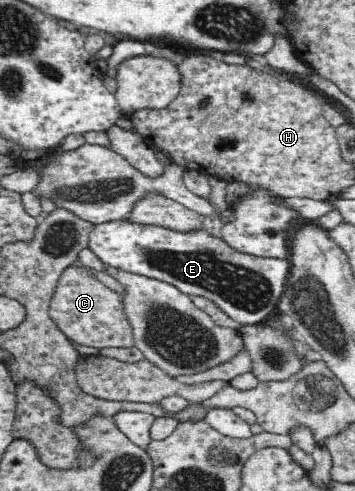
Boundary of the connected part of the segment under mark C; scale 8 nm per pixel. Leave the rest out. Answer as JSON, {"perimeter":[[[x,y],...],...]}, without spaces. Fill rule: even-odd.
{"perimeter":[[[77,266],[67,267],[55,289],[49,315],[69,340],[102,348],[129,348],[134,346],[132,328],[123,312],[122,298],[106,285],[95,279],[90,271]]]}

